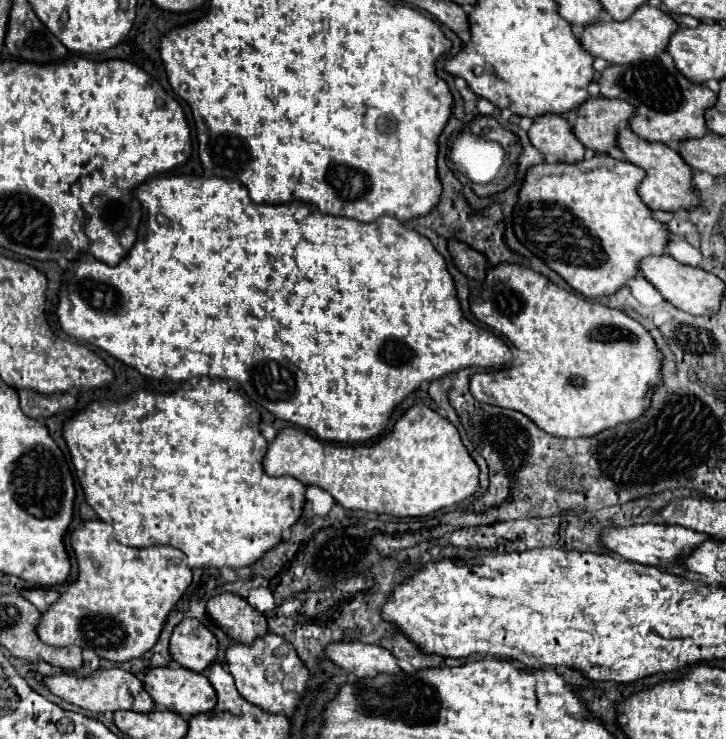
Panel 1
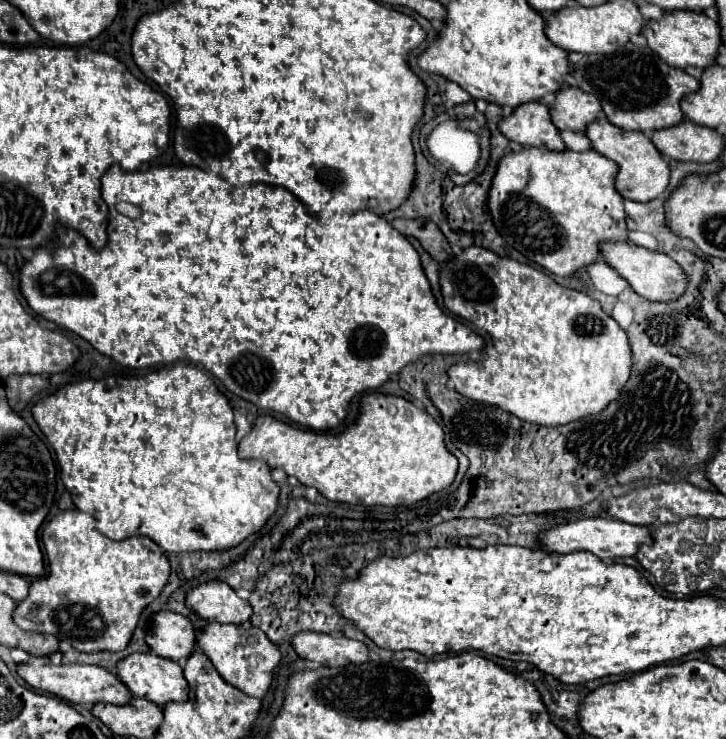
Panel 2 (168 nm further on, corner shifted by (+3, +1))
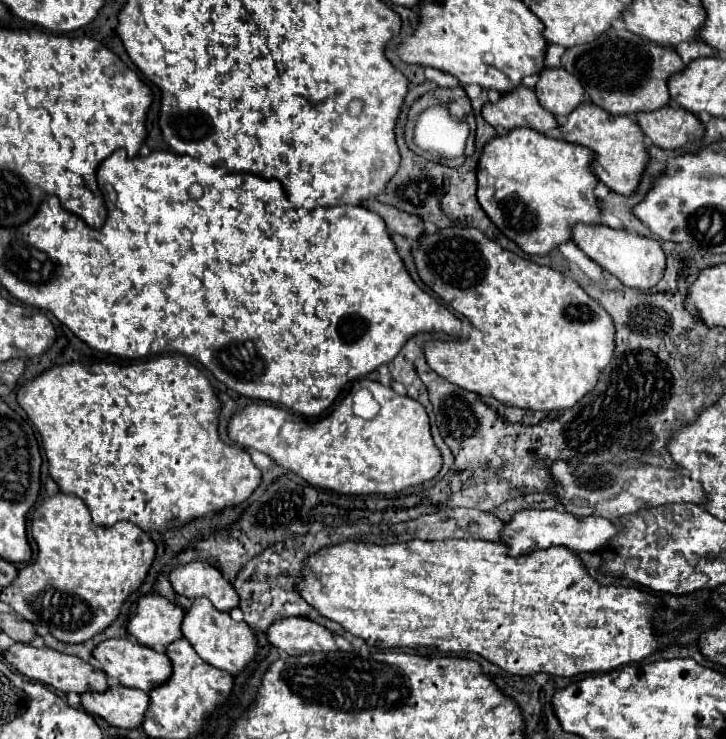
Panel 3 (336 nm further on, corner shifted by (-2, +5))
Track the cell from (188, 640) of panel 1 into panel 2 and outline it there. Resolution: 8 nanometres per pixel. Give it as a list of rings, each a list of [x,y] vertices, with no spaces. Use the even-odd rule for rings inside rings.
[[[161,610],[153,614],[145,642],[157,656],[181,664],[195,648],[195,630],[189,618],[171,610]]]

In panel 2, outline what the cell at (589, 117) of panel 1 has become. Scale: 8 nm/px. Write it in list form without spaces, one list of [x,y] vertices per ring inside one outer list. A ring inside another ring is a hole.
[[[569,86],[555,92],[555,102],[549,106],[549,114],[559,130],[585,132],[583,128],[601,114],[601,104],[597,102],[597,96]]]

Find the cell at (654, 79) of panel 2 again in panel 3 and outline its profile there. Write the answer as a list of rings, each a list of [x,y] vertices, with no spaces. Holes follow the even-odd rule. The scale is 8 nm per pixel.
[[[608,30],[596,42],[568,48],[562,56],[562,66],[578,76],[590,100],[608,114],[634,116],[638,112],[660,110],[670,104],[668,80],[686,68],[682,58],[672,48],[662,48],[628,30]]]

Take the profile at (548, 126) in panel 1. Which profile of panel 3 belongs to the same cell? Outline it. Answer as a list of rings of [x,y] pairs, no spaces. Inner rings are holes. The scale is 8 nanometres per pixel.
[[[526,86],[508,92],[498,104],[488,102],[482,108],[482,118],[502,132],[510,132],[514,128],[534,128],[536,132],[546,134],[558,128],[556,118],[540,106],[536,92]]]

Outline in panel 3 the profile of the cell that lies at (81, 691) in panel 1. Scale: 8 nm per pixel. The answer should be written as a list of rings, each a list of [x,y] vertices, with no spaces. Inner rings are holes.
[[[14,644],[10,650],[4,652],[4,658],[10,664],[14,664],[14,668],[20,674],[24,674],[24,676],[28,676],[40,684],[46,684],[46,686],[50,686],[62,694],[68,694],[68,692],[78,692],[78,694],[106,692],[110,686],[104,670],[92,668],[90,662],[84,662],[78,656],[68,656],[62,652],[56,652],[52,648],[34,648],[30,644]]]

